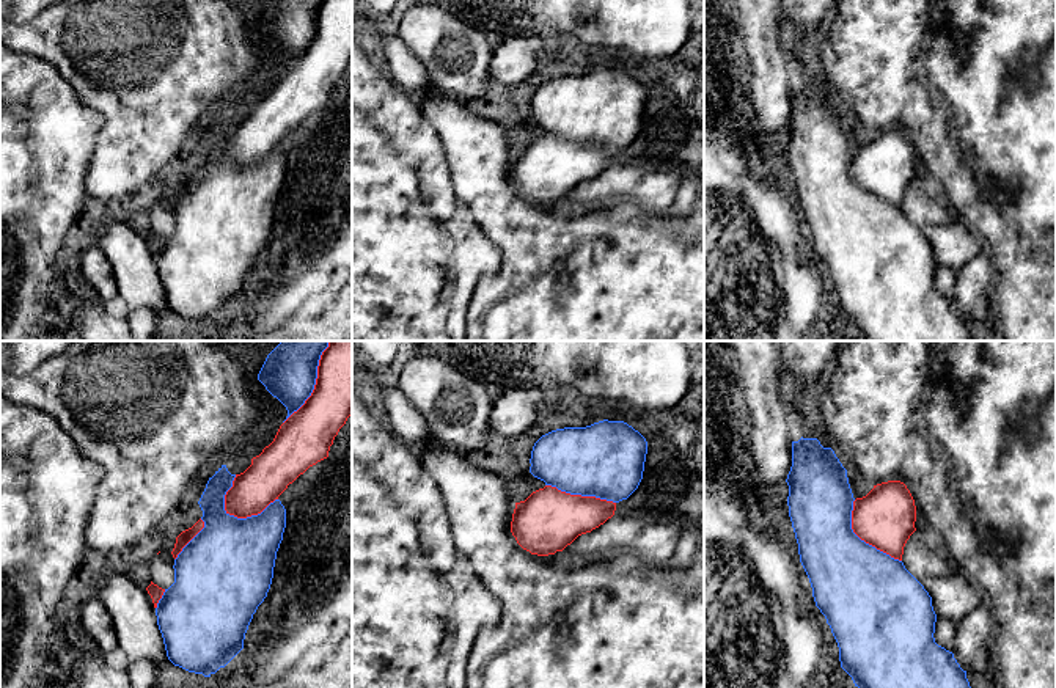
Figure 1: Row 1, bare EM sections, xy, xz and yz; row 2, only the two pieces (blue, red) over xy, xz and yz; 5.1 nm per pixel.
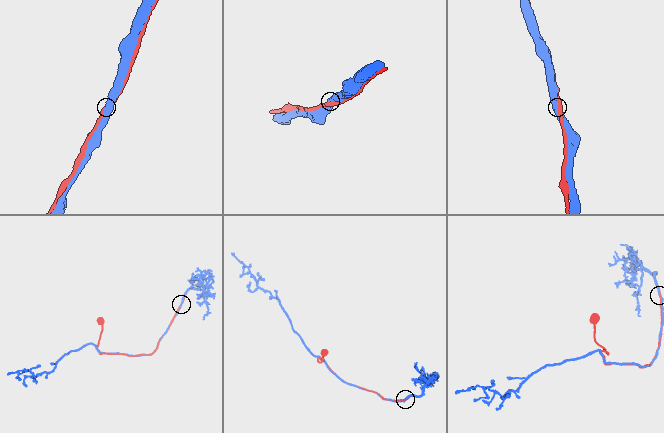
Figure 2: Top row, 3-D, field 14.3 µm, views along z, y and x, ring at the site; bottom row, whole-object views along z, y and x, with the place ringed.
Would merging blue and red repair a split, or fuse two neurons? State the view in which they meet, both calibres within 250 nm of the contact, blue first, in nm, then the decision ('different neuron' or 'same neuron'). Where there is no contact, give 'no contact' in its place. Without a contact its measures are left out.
meets blue in xy; 440 nm thick on the blue side, 220 nm on the other; same neuron

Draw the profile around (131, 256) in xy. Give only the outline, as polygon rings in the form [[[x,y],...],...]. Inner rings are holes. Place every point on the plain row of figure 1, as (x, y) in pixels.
[[[107,223],[97,234],[96,247],[108,258],[118,294],[129,311],[148,308],[160,314],[167,298],[148,239],[127,223]]]

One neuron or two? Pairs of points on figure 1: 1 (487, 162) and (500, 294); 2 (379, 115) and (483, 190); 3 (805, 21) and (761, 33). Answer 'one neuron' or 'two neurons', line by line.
1: one neuron
2: two neurons
3: two neurons

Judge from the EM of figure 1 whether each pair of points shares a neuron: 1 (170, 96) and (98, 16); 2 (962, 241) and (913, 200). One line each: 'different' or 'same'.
1: same
2: same

